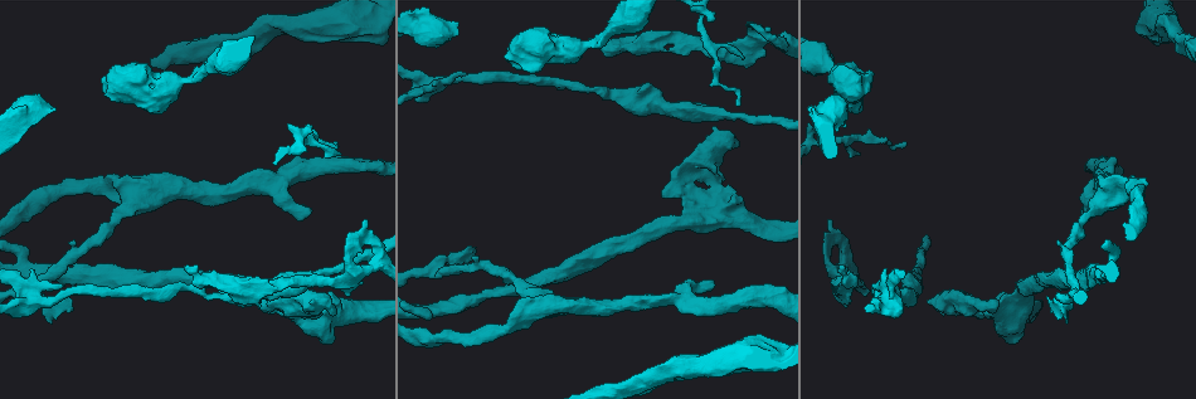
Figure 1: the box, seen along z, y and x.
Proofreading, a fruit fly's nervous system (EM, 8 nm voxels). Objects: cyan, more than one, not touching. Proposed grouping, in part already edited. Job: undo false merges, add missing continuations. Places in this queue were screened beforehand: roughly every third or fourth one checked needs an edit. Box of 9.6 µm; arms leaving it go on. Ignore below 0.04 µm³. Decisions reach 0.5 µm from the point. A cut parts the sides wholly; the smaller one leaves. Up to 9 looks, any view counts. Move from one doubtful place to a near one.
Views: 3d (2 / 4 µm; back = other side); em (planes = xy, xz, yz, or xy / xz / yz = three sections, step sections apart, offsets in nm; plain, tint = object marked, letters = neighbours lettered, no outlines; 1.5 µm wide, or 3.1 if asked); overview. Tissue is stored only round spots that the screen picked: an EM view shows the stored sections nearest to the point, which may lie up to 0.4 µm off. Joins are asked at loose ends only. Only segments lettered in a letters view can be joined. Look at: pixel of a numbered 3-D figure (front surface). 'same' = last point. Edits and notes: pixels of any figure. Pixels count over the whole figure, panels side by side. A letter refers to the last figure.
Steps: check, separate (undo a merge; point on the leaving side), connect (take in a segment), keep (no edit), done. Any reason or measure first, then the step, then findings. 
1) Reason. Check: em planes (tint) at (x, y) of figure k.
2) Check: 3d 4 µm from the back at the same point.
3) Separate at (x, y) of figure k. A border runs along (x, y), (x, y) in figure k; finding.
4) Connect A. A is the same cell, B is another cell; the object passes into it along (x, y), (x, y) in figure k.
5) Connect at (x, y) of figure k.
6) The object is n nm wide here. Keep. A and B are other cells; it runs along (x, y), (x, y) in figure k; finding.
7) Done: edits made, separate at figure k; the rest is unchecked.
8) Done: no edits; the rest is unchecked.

Thin neck. Check: em planes (letters) at (143, 292) of figure 1.

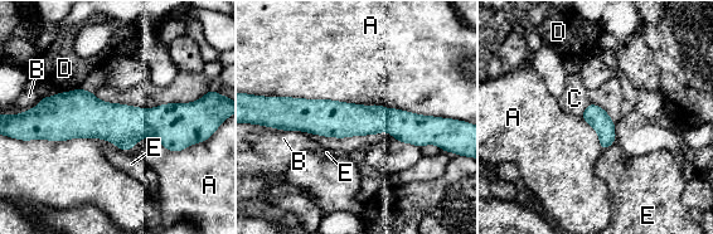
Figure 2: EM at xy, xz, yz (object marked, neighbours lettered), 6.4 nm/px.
The object is 140 nm wide here. Keep. A, B, C, D and E are other cells; continuous, no second cell.

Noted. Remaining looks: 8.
Three arms meet. Check: em yz step 4 (tint) at (37, 296) of figure 1.

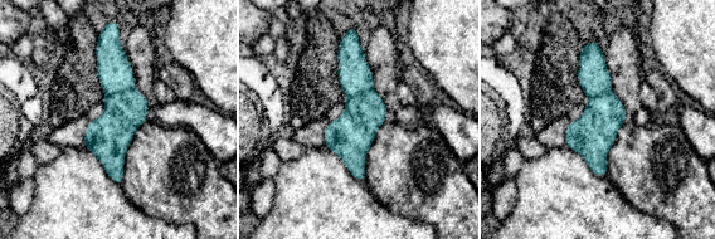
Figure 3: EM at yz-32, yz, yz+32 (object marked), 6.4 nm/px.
Check: em planes (letters) at the same point.

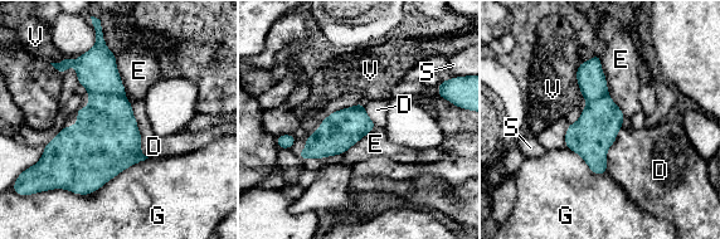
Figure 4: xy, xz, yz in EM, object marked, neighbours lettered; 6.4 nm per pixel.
The longest contact is with G, 600 nm. Separate at (96, 69) of figure 4. D, E, G, S and V are other cells; a border runs along (88, 91), (118, 94), (125, 98) in figure 4; a second cell is stuck on.

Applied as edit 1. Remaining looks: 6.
Branch stops here. Check: 3d 4 µm at (753, 62) of figure 1.

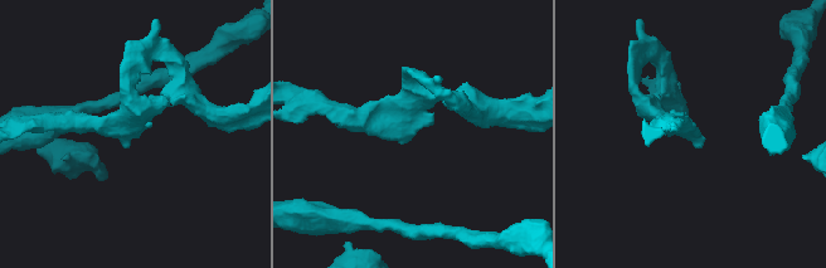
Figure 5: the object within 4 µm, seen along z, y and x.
Check: em planes (plain) at (411, 139) of figure 5.

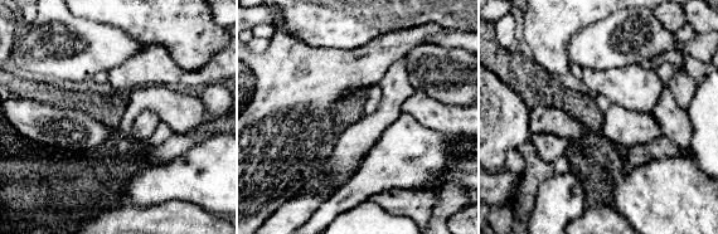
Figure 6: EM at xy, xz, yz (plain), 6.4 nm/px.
What lies round it. Check: em planes (letters) at the same point.

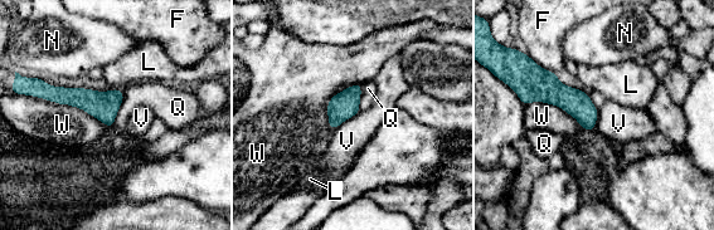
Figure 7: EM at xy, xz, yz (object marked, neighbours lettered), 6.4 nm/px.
The longest contact is with W, 600 nm. Keep. F, L, N, Q, V and W are other cells; a border runs along (360, 109), (331, 131) in figure 7; none of them fits.

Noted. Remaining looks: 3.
See it whole again. Check: overview.

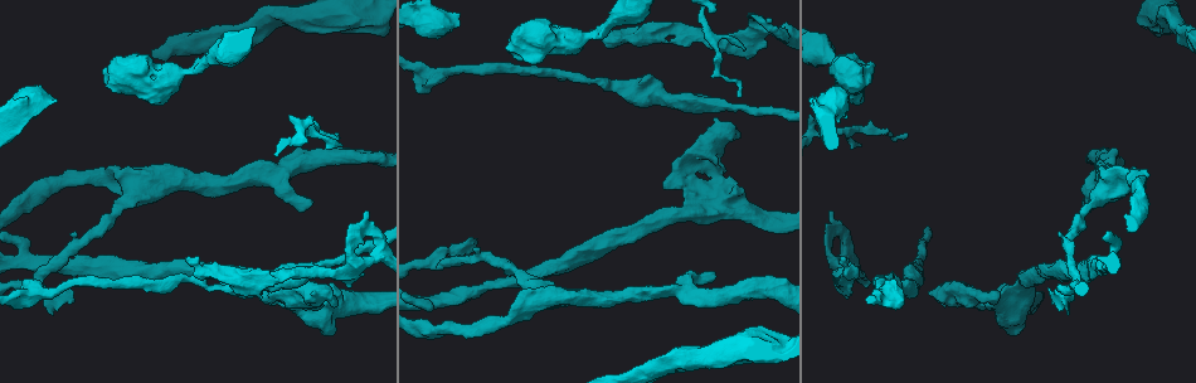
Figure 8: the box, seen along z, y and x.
Closes a loop. Check: em xz step 4 (tint) at (992, 300) of figure 8.

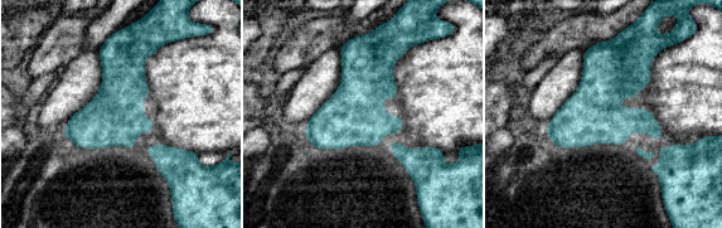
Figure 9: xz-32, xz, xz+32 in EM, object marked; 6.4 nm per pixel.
Check: em planes (letters) at the same point.

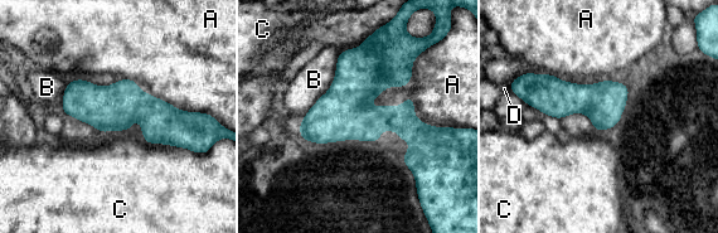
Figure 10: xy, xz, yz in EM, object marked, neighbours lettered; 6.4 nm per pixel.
The object is 280 nm wide here. Keep. A, B, C and D are other cells; it runs along (66, 96), (192, 121) in figure 10; all the same cell.

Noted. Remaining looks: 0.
Done: edits made, separate at figure 4; the rest is unchecked.

